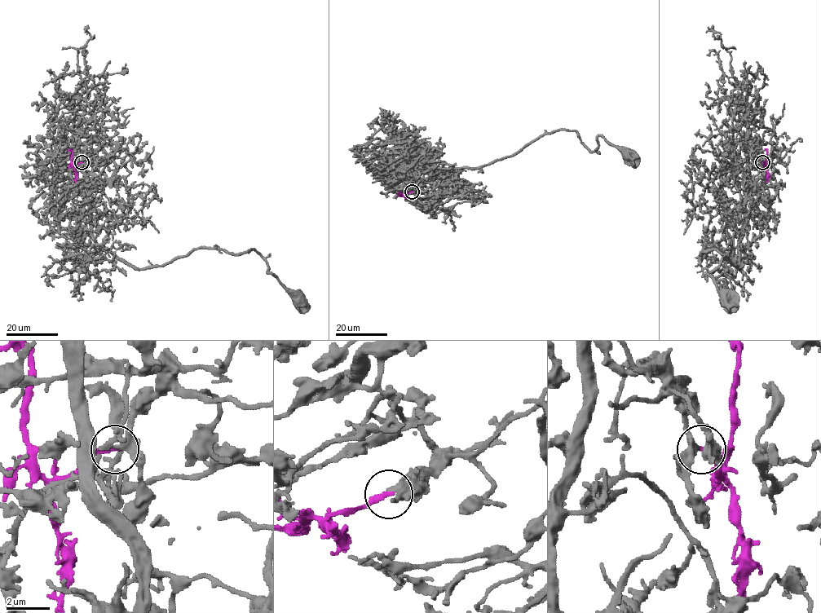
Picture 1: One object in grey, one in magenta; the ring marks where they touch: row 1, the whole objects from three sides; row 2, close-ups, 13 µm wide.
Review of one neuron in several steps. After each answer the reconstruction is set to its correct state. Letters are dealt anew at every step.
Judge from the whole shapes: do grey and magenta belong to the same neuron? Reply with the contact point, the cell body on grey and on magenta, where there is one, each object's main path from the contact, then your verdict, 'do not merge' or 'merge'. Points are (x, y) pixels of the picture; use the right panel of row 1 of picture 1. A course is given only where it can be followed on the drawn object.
at (762, 162); cell body of grey at (726, 300); no cell body on magenta; grey runs (762, 162), (753, 153), (744, 174), (739, 268), (717, 248), (700, 254), (721, 254), (707, 273), (725, 301); magenta runs (763, 162), (765, 165), (766, 151); merge

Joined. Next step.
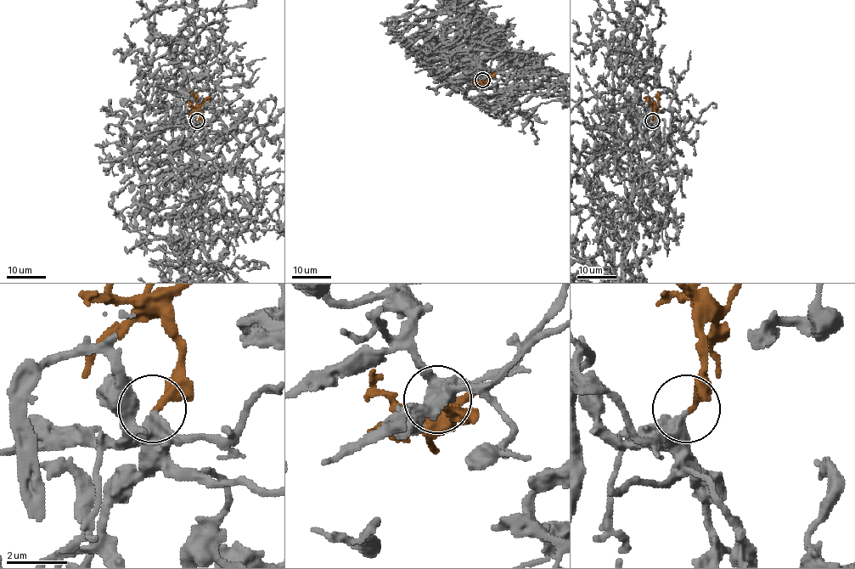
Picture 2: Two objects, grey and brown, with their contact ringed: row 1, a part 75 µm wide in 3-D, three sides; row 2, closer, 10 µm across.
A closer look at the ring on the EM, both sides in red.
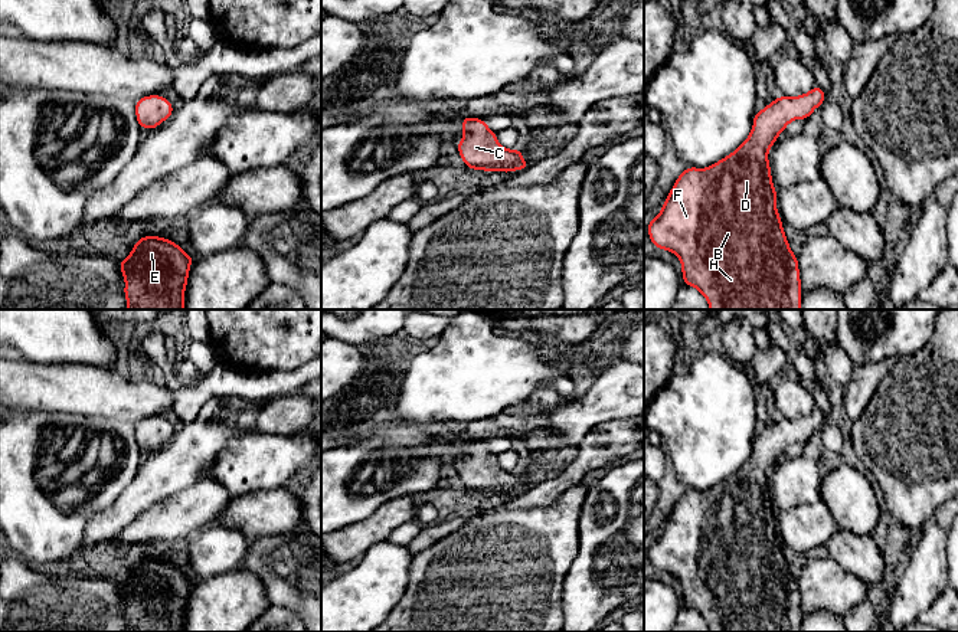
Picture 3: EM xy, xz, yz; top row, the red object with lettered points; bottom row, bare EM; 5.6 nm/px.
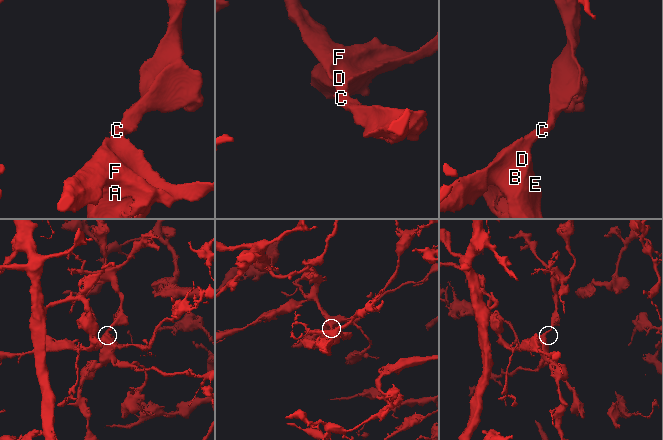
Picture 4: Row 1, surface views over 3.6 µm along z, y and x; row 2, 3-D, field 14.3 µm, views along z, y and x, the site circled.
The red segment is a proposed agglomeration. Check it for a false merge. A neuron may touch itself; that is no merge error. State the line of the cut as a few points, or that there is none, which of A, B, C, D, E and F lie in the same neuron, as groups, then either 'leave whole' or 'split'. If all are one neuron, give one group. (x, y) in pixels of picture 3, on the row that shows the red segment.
no cut; A B C D E F; leave whole

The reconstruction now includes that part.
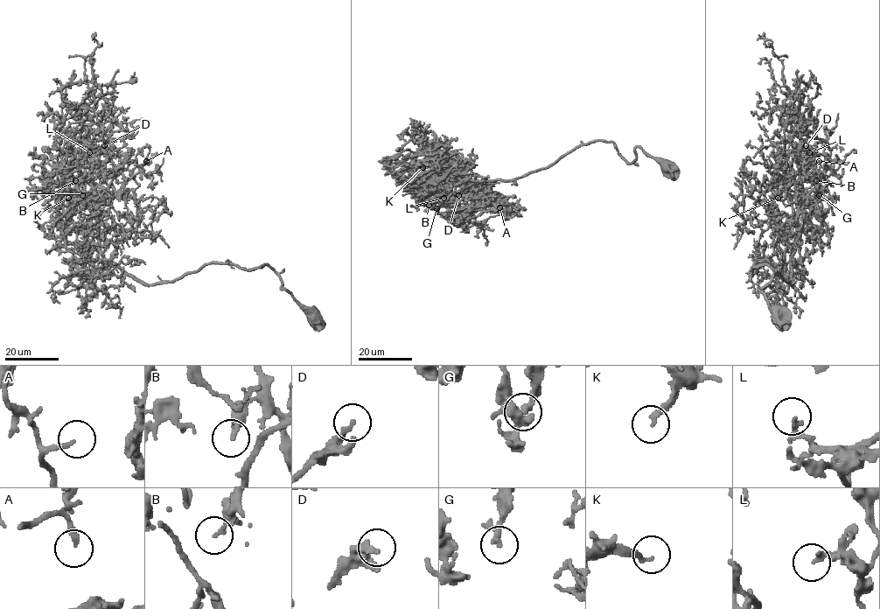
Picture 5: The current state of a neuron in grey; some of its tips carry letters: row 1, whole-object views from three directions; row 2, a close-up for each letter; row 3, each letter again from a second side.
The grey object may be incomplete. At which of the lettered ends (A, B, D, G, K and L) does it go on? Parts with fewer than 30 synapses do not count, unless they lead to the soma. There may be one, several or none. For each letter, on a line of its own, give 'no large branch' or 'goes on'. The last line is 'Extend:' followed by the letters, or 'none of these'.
A: goes on
B: no large branch
D: no large branch
G: no large branch
K: goes on
L: no large branch
Extend: A, K

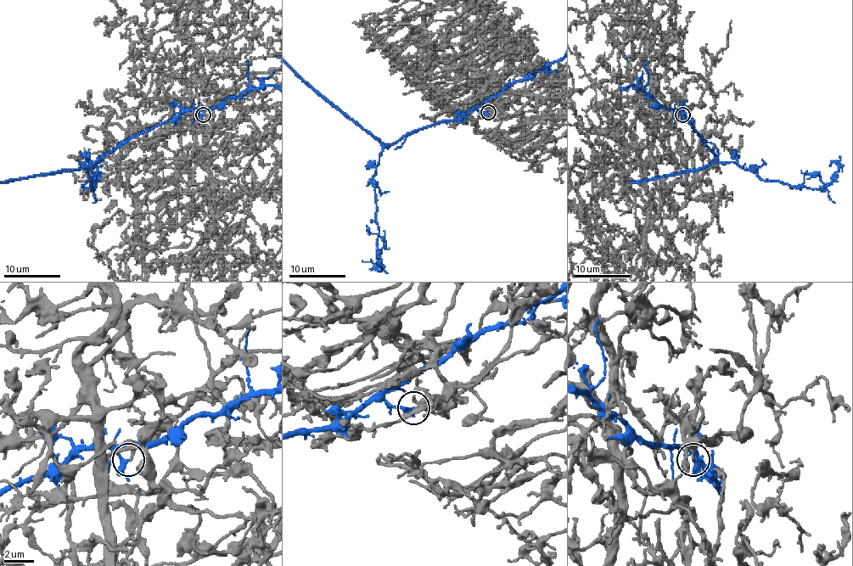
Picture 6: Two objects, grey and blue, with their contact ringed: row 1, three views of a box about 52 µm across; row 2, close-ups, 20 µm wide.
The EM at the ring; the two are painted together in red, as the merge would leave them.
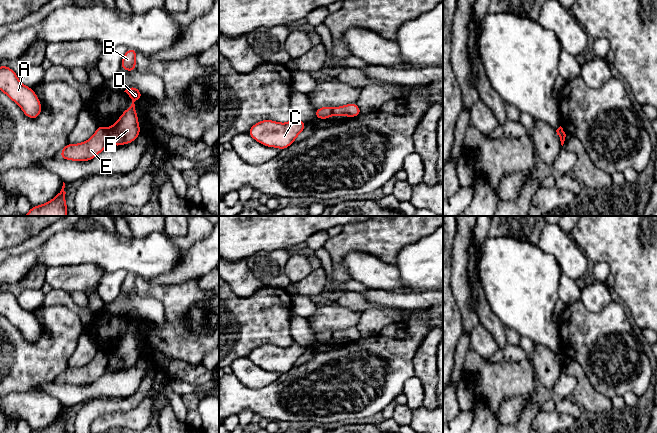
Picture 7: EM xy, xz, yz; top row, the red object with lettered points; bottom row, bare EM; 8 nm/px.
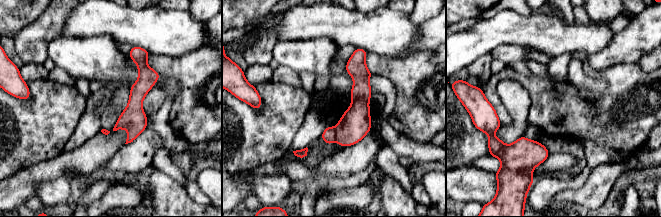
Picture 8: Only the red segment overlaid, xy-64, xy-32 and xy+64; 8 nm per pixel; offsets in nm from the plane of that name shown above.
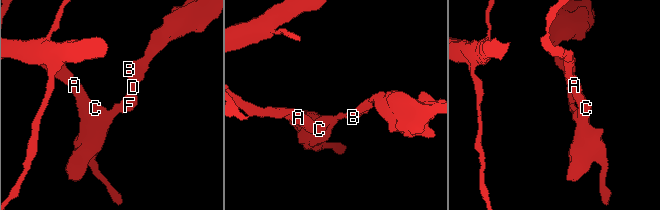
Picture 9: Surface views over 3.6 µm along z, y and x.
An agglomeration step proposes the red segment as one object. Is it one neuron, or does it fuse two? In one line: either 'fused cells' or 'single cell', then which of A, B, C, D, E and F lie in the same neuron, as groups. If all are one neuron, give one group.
fused cells; groups A C E / B D F

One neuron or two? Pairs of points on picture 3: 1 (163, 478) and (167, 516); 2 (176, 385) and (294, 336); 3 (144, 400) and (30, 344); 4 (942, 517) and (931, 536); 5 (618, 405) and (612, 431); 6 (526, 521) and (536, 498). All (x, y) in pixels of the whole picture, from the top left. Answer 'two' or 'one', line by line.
1: two
2: two
3: two
4: two
5: two
6: two

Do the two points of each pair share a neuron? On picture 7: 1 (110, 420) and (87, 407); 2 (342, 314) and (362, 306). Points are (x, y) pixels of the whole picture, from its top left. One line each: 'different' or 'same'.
1: different
2: different

